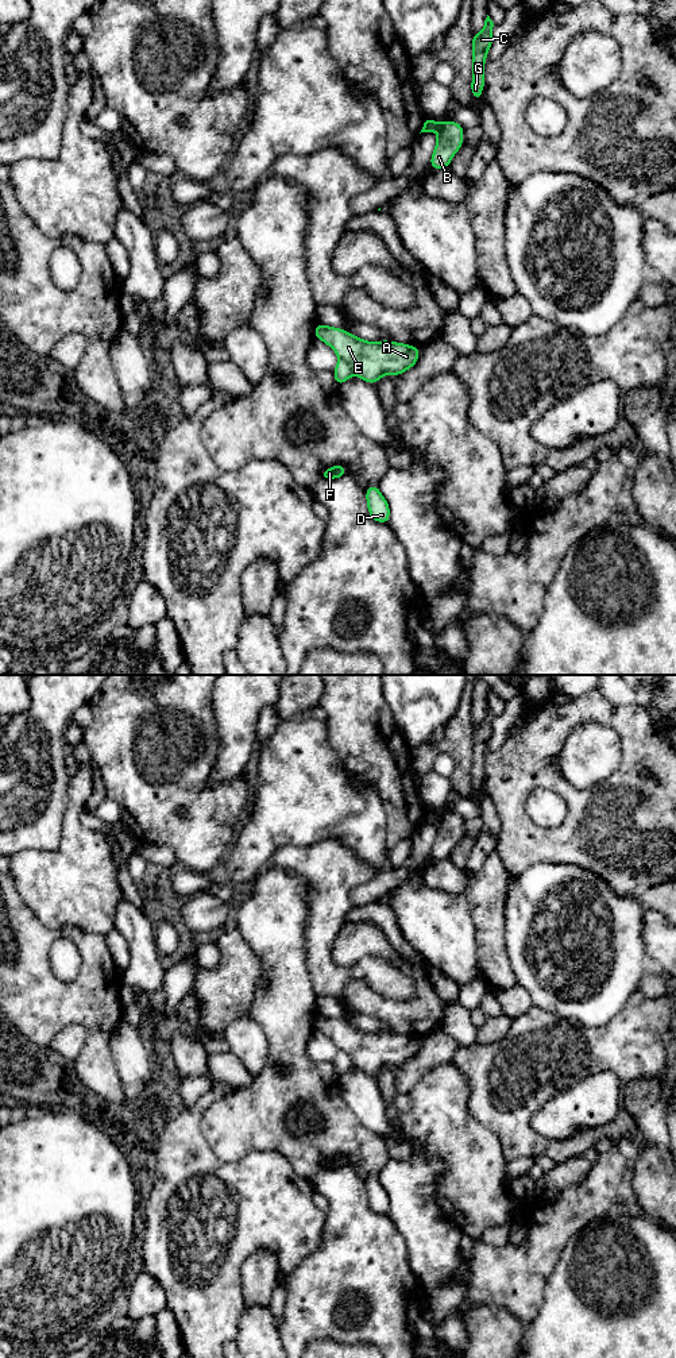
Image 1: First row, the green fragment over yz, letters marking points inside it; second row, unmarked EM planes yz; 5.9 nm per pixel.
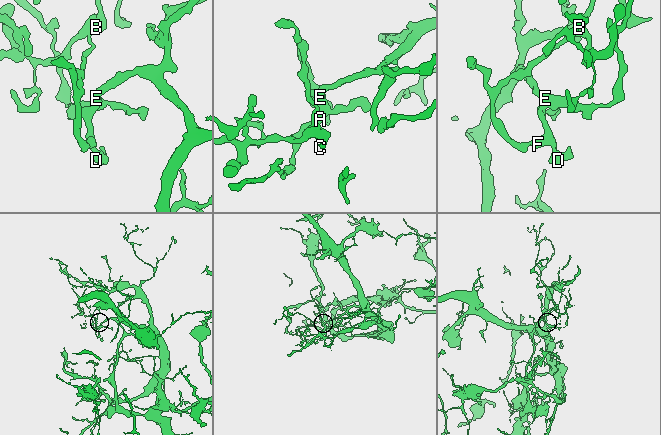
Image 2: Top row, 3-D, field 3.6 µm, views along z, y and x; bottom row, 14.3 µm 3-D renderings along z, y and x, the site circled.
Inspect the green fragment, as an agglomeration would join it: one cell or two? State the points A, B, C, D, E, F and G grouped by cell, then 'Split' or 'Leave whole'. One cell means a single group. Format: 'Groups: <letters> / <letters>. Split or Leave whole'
Groups: A E / B C D F G. Split

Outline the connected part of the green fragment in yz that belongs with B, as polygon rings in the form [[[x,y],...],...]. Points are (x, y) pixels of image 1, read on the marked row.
[[[426,120],[421,132],[432,132],[437,130],[437,142],[430,158],[430,169],[449,167],[452,157],[463,146],[464,128],[453,121]]]

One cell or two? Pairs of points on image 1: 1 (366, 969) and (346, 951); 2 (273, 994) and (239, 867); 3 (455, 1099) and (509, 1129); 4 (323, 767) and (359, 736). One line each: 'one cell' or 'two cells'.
1: two cells
2: two cells
3: two cells
4: two cells

